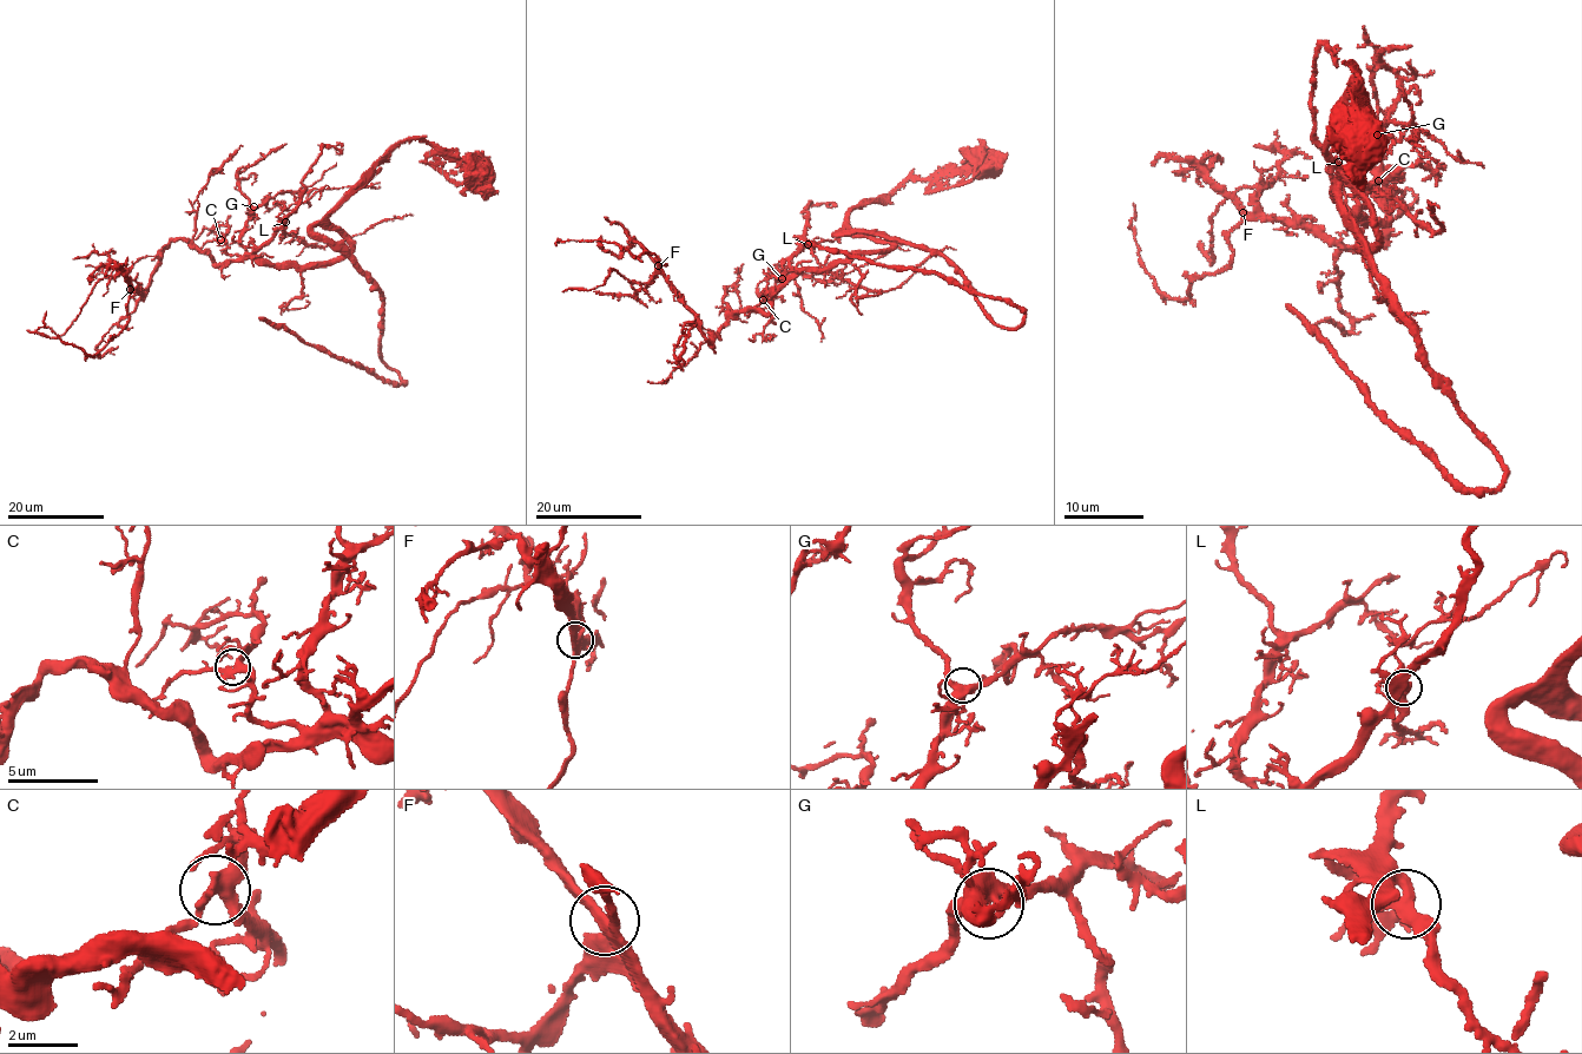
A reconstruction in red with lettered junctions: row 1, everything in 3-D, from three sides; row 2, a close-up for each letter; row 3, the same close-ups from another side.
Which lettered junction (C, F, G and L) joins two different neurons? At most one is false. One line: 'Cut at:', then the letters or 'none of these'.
Cut at: none of these

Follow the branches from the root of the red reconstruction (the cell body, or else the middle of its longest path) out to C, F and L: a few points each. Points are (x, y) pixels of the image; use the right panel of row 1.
C: (1360, 140), (1352, 64), (1325, 153), (1370, 208), (1378, 241), (1358, 244), (1349, 230), (1378, 180)
F: (1360, 140), (1352, 64), (1325, 153), (1370, 208), (1358, 244), (1396, 172), (1372, 250), (1244, 212)
L: (1360, 140), (1352, 64), (1325, 153), (1370, 208), (1373, 244), (1358, 244), (1333, 196), (1338, 162)

